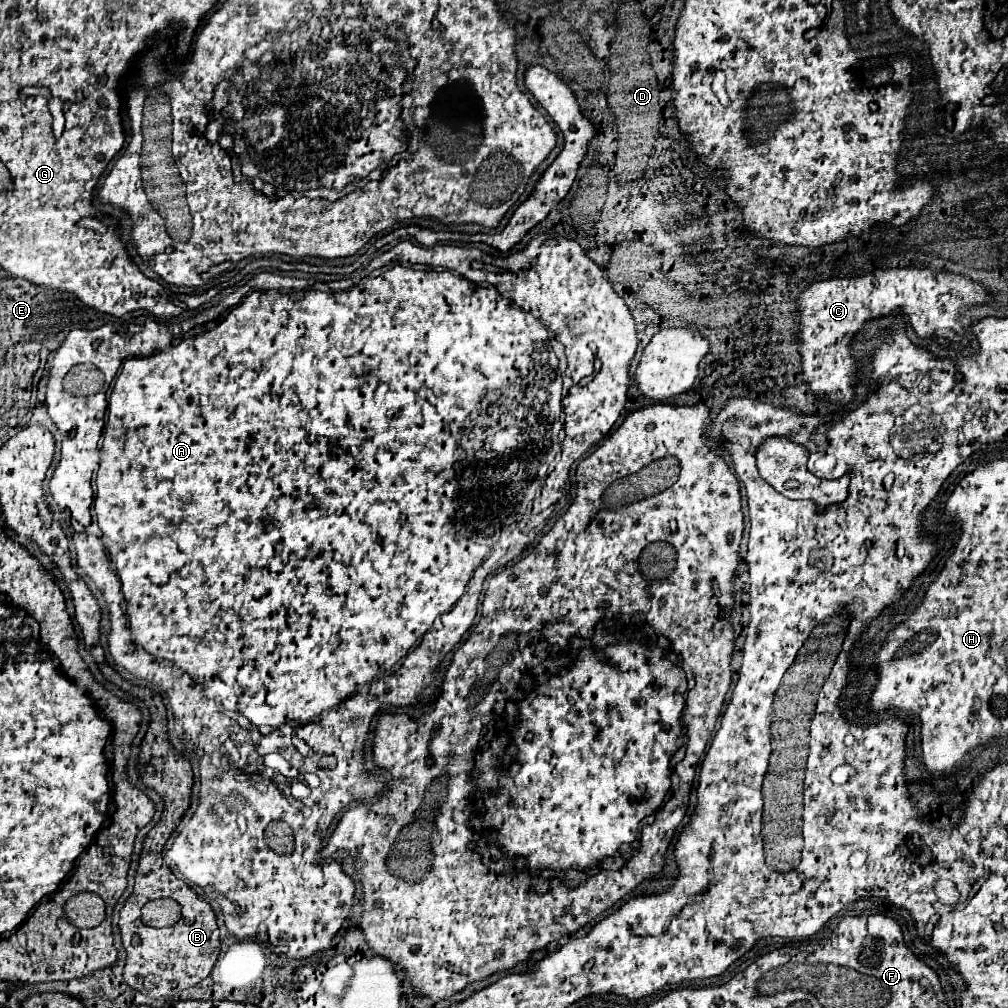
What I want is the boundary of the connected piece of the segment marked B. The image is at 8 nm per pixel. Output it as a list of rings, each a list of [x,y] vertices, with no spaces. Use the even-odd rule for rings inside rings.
[[[156,826],[150,830],[148,840],[144,844],[142,850],[142,868],[136,874],[136,884],[134,884],[134,892],[130,894],[130,898],[126,900],[126,904],[120,910],[120,934],[122,934],[122,944],[128,952],[128,960],[126,960],[126,968],[124,968],[124,978],[128,982],[130,988],[154,996],[154,998],[168,998],[174,996],[178,992],[182,992],[188,986],[196,986],[200,980],[204,980],[210,970],[216,964],[218,952],[220,952],[220,938],[218,938],[218,926],[216,926],[216,914],[210,908],[208,902],[200,900],[196,896],[196,892],[184,884],[182,880],[178,880],[170,868],[164,864],[158,868],[150,868],[146,864],[162,864],[162,860],[156,856],[160,854],[162,846],[154,844],[150,838],[168,838],[172,832],[176,830],[176,826]],[[152,898],[172,898],[182,906],[182,920],[178,924],[174,924],[172,928],[162,928],[162,930],[154,930],[148,928],[140,922],[140,908],[150,902]]]

